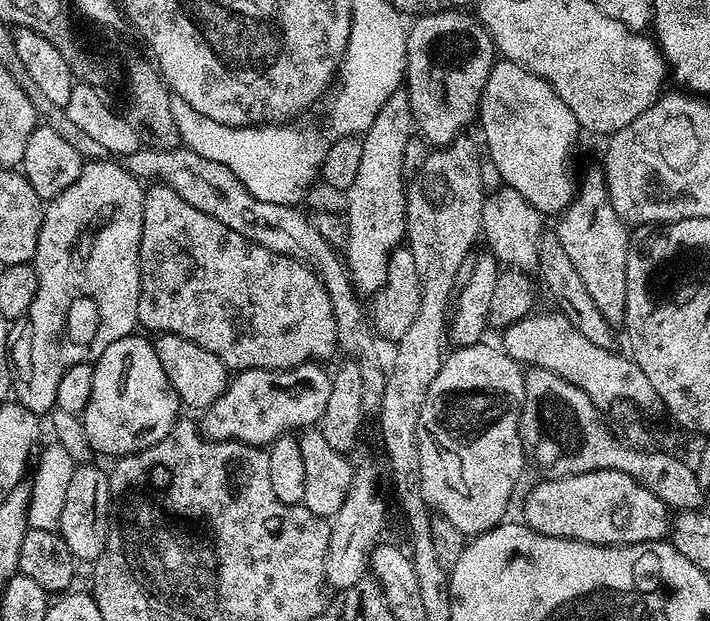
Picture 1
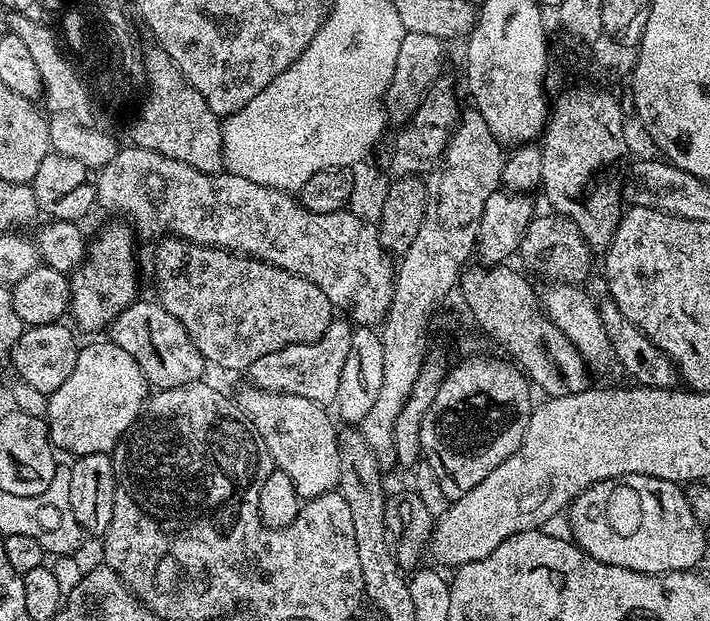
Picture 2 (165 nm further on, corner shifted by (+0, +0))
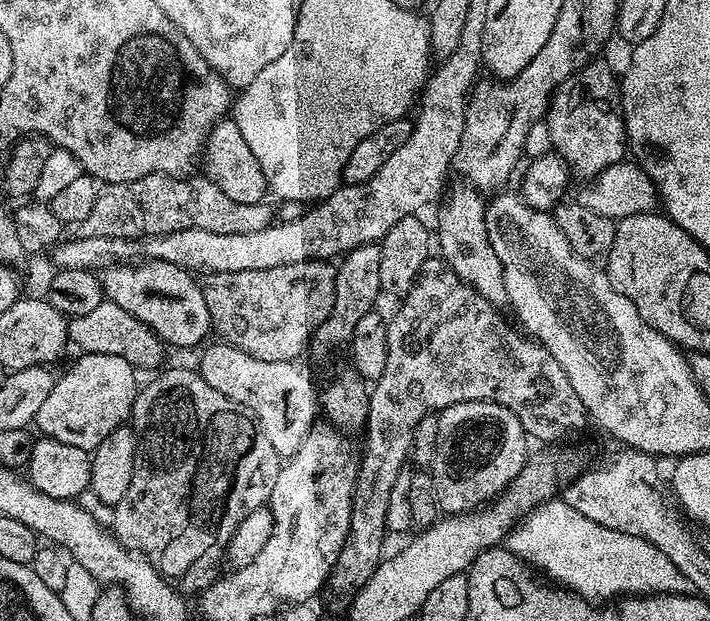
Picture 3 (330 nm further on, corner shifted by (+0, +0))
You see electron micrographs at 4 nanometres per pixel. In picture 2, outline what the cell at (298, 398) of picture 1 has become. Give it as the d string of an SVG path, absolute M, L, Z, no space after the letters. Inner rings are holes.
M330 330L312 344L295 344L274 354L262 354L258 362L246 369L246 376L256 383L253 385L257 389L298 394L328 406L338 394L338 382L342 378L342 366L346 366L346 354L350 354L350 335L335 336L335 331Z

